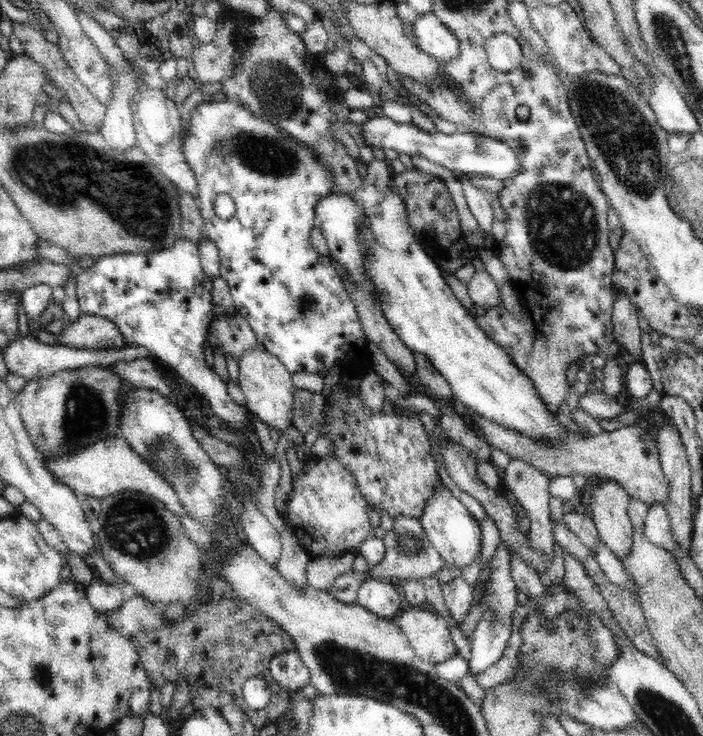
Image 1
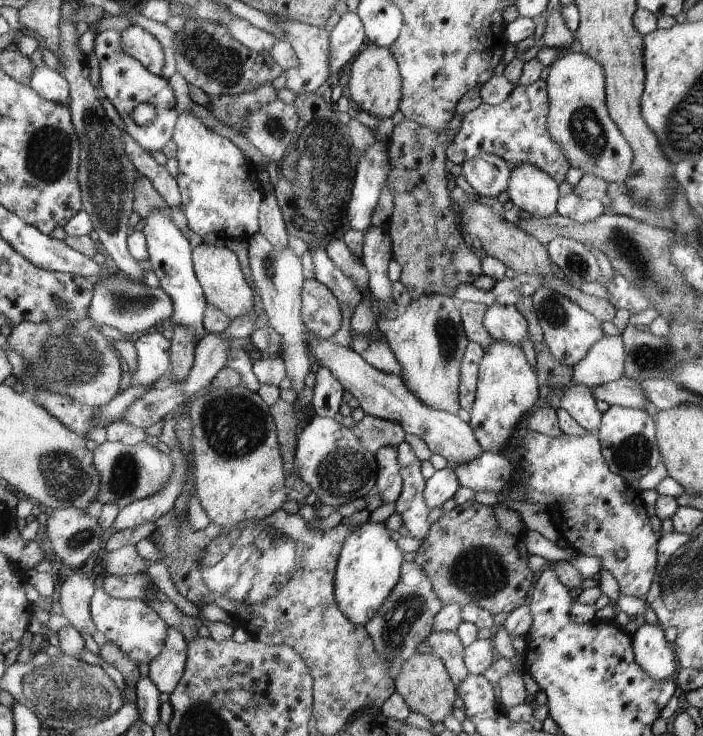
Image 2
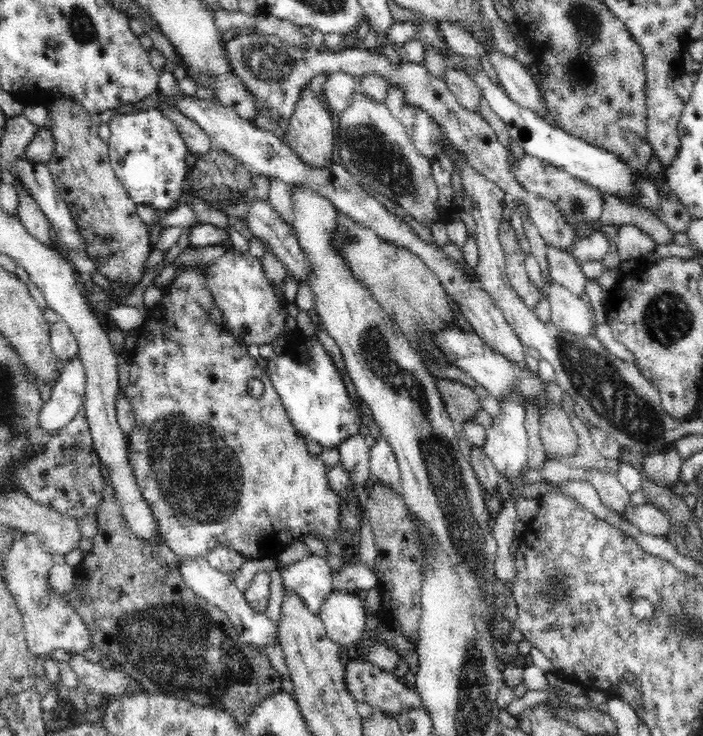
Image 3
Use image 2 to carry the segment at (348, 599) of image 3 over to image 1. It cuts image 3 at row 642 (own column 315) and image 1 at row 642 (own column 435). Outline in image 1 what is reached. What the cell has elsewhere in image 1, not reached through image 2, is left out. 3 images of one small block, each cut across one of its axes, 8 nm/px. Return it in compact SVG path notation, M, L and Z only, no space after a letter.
M412 606L394 621L422 660L436 664L456 654L444 617Z

